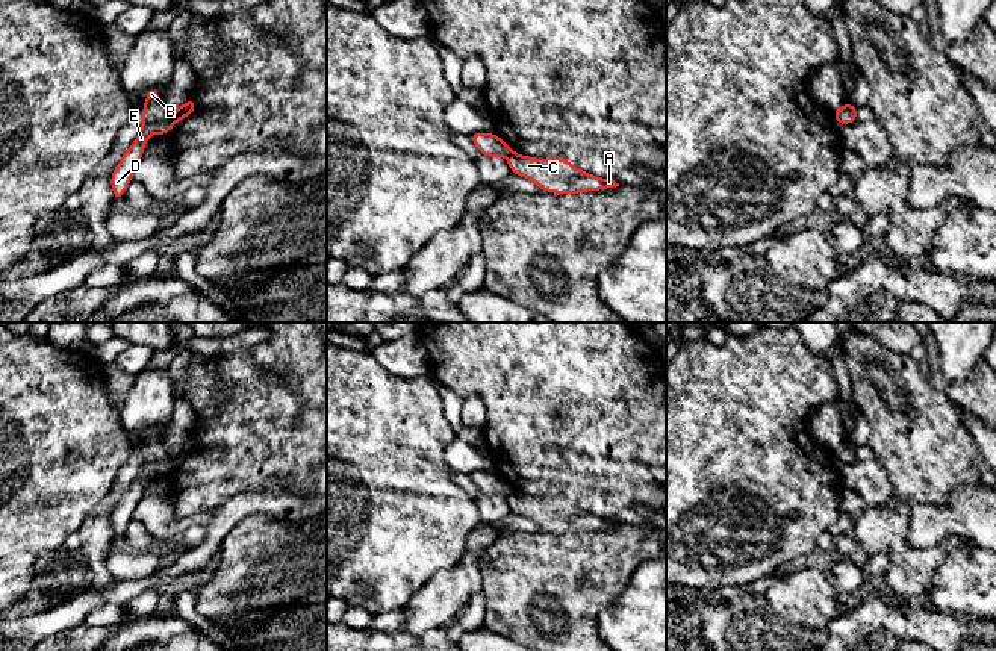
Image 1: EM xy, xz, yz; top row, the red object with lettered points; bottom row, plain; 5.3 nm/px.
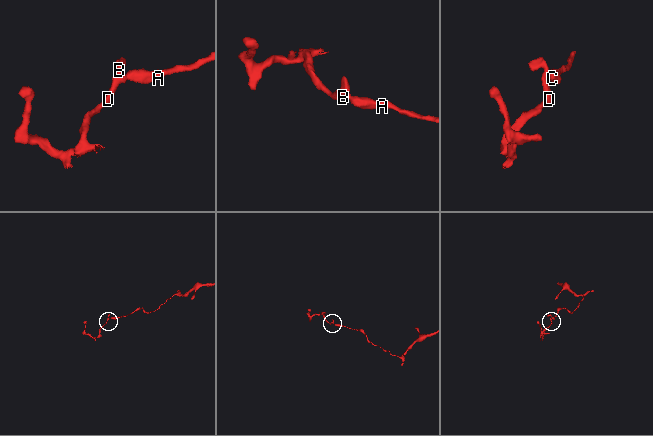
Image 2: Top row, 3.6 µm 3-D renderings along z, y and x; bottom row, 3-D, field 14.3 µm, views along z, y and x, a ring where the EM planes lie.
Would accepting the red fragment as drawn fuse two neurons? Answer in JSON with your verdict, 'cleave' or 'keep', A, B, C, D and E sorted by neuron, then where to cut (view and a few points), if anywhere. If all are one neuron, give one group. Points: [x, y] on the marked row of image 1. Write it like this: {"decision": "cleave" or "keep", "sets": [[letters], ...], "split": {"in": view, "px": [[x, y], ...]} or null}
{"decision": "cleave", "sets": [["A", "C"], ["B", "D", "E"]], "split": {"in": "xy", "px": [[167, 111], [176, 121]]}}

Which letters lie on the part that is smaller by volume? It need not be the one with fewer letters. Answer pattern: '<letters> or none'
B, D, E

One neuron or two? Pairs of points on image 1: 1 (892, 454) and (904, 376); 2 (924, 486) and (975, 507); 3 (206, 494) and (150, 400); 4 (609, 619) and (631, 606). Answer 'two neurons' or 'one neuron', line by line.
1: one neuron
2: two neurons
3: two neurons
4: one neuron

